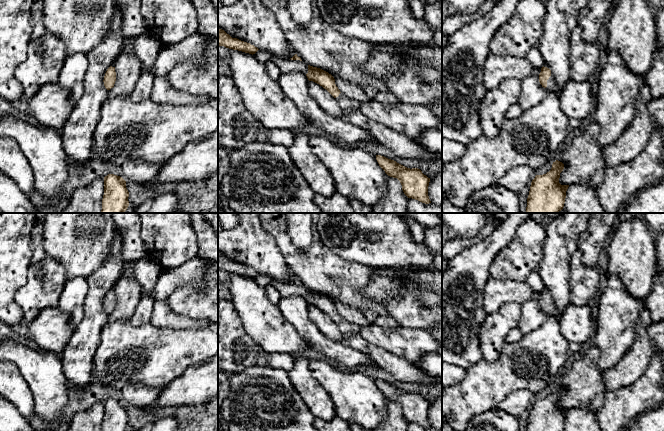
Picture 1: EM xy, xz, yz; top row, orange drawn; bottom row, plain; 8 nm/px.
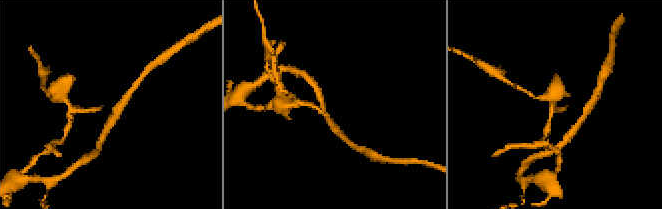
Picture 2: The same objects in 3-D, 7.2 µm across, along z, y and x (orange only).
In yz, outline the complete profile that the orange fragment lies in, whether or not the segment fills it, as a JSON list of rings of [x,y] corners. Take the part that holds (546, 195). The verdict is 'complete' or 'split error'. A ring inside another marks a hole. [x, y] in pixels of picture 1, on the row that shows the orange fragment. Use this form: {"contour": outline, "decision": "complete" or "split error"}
{"contour": [[[553,162],[549,172],[536,175],[531,182],[525,213],[558,213],[564,207],[569,185],[559,183],[564,164]]], "decision": "complete"}

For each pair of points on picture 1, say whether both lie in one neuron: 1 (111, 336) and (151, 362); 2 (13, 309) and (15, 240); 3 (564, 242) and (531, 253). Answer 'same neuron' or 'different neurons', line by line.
1: same neuron
2: same neuron
3: different neurons

